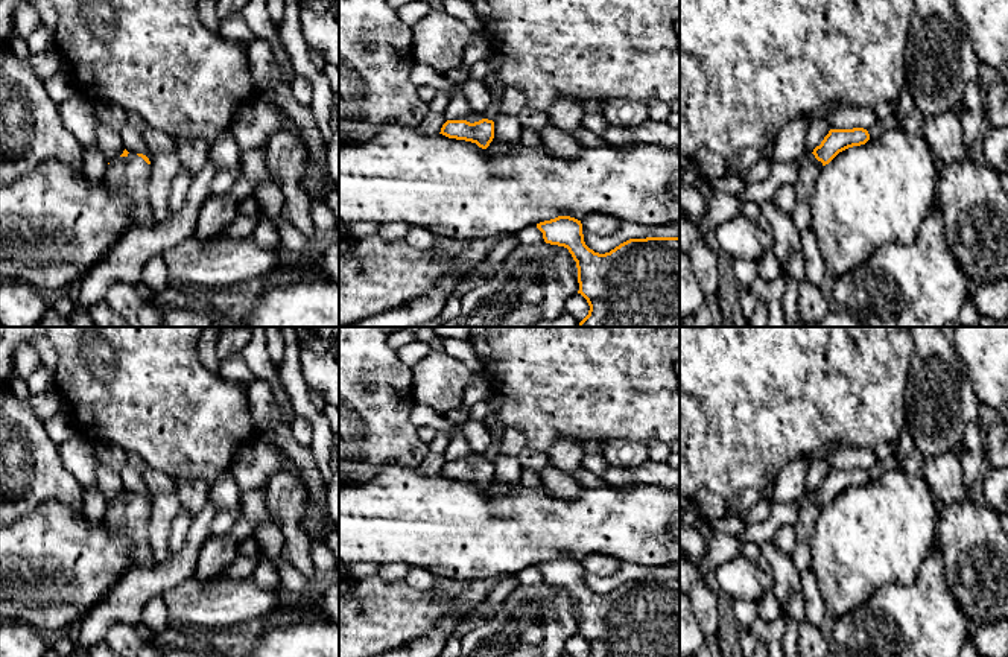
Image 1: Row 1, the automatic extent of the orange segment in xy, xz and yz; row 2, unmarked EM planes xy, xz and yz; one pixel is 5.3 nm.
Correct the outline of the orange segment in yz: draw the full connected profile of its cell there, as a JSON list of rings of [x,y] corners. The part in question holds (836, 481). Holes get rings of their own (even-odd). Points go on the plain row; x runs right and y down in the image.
[[[864,468],[830,470],[821,485],[803,500],[798,520],[794,525],[797,543],[789,555],[798,572],[809,569],[810,566],[812,535],[823,508],[829,505],[839,493],[853,487],[865,485],[868,481],[870,474]]]

